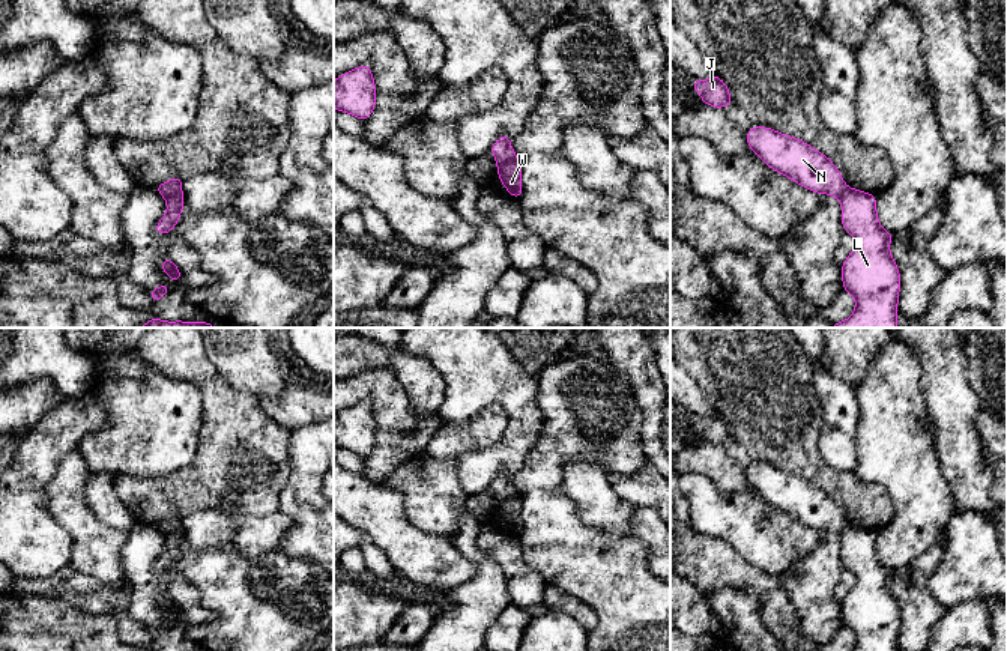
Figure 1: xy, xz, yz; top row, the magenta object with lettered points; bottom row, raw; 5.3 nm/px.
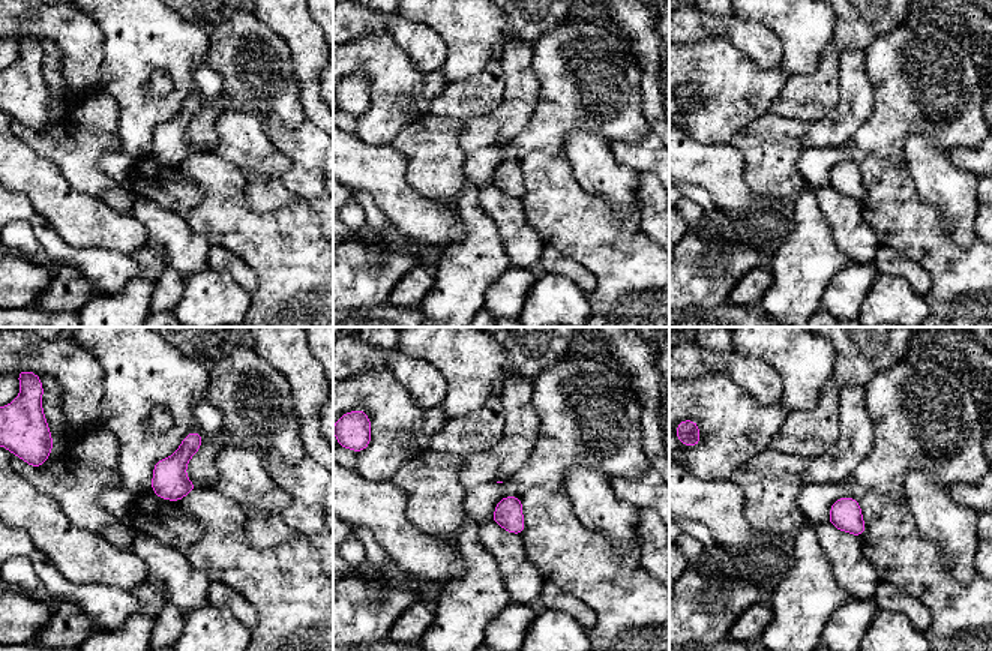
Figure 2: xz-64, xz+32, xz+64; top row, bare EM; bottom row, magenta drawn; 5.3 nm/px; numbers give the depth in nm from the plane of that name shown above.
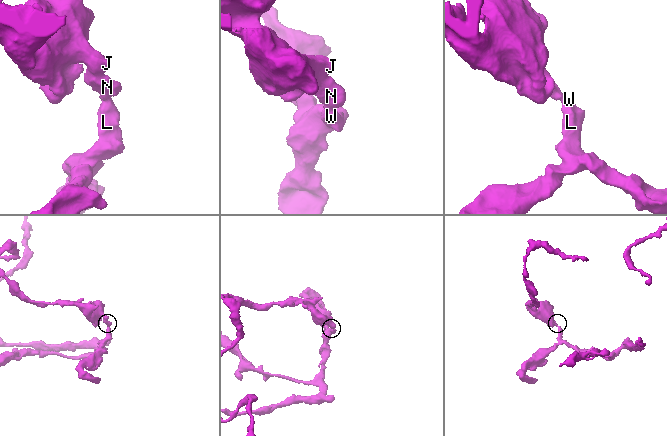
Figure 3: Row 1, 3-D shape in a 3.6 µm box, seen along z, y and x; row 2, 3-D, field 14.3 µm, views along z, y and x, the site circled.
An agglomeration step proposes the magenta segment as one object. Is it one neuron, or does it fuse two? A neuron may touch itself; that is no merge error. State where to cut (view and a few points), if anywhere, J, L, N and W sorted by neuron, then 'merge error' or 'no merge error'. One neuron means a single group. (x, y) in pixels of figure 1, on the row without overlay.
cut in xz along (519, 496), (498, 504); J N / L W; merge error

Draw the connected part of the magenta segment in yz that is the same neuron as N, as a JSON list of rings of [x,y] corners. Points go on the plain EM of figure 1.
[[[750,463],[745,478],[771,507],[815,531],[839,535],[846,526],[834,499],[800,475],[768,463]]]

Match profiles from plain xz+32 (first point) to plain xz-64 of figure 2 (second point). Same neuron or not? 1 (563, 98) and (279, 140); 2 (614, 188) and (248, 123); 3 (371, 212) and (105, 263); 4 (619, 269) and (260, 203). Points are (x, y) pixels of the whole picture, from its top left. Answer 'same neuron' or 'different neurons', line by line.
1: different neurons
2: same neuron
3: same neuron
4: different neurons

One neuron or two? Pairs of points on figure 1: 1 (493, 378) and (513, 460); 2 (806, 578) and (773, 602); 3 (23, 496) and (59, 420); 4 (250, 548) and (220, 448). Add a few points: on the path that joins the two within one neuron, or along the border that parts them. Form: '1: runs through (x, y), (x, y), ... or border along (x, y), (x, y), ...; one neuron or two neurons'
1: runs through (514, 399), (516, 439); one neuron
2: border along (779, 576), (788, 594), (797, 626); two neurons
3: runs through (26, 477), (39, 451), (50, 439); one neuron
4: border along (215, 508), (235, 502), (254, 514), (272, 513); two neurons

